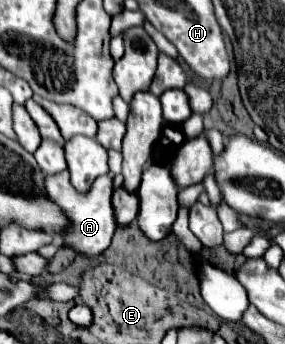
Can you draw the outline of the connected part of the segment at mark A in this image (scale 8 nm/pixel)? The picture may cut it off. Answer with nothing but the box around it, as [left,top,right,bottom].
[45,170,117,256]

